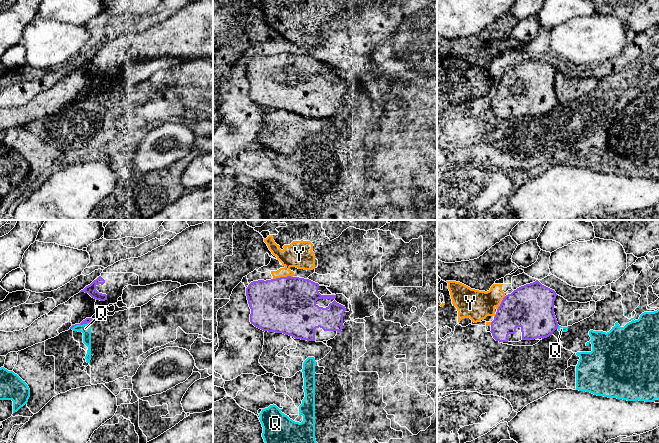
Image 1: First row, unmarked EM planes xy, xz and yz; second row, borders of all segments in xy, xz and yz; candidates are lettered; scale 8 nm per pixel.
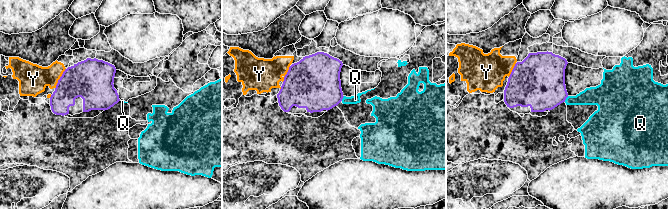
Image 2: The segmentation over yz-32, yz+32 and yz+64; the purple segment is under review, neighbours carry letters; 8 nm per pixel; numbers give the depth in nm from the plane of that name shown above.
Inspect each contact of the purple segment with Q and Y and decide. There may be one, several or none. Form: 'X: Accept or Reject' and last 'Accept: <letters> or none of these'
Q: Reject
Y: Reject
Accept: none of these

